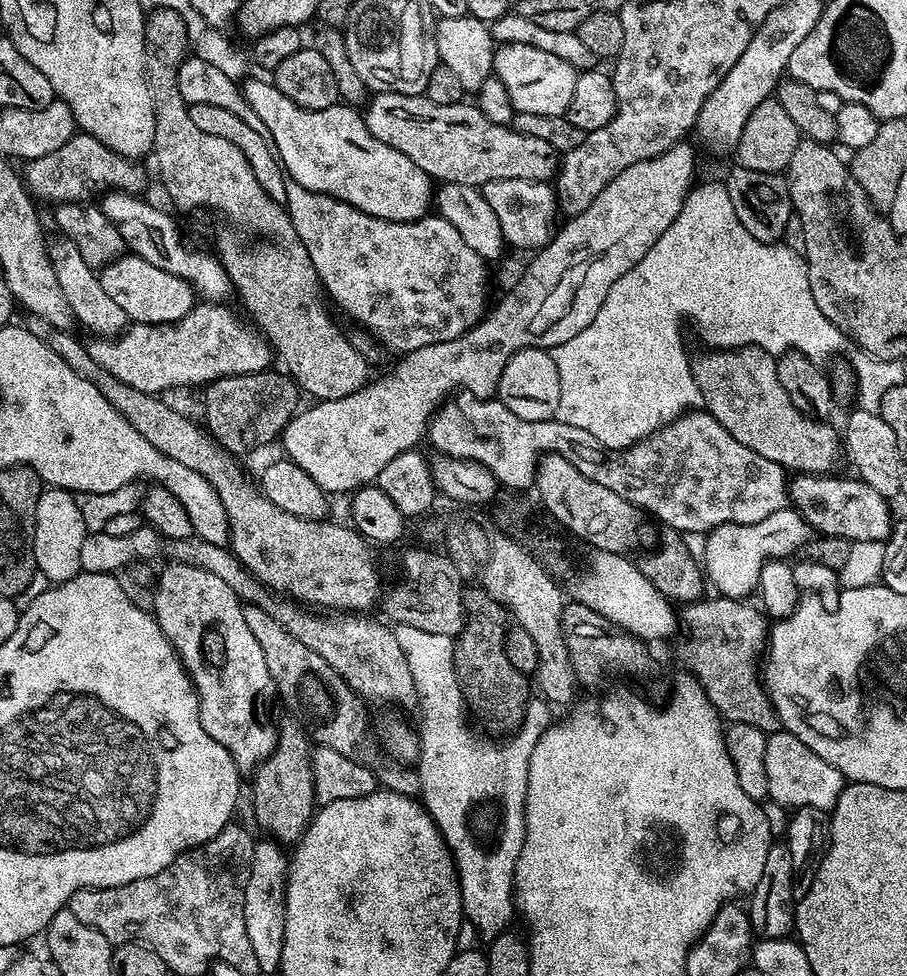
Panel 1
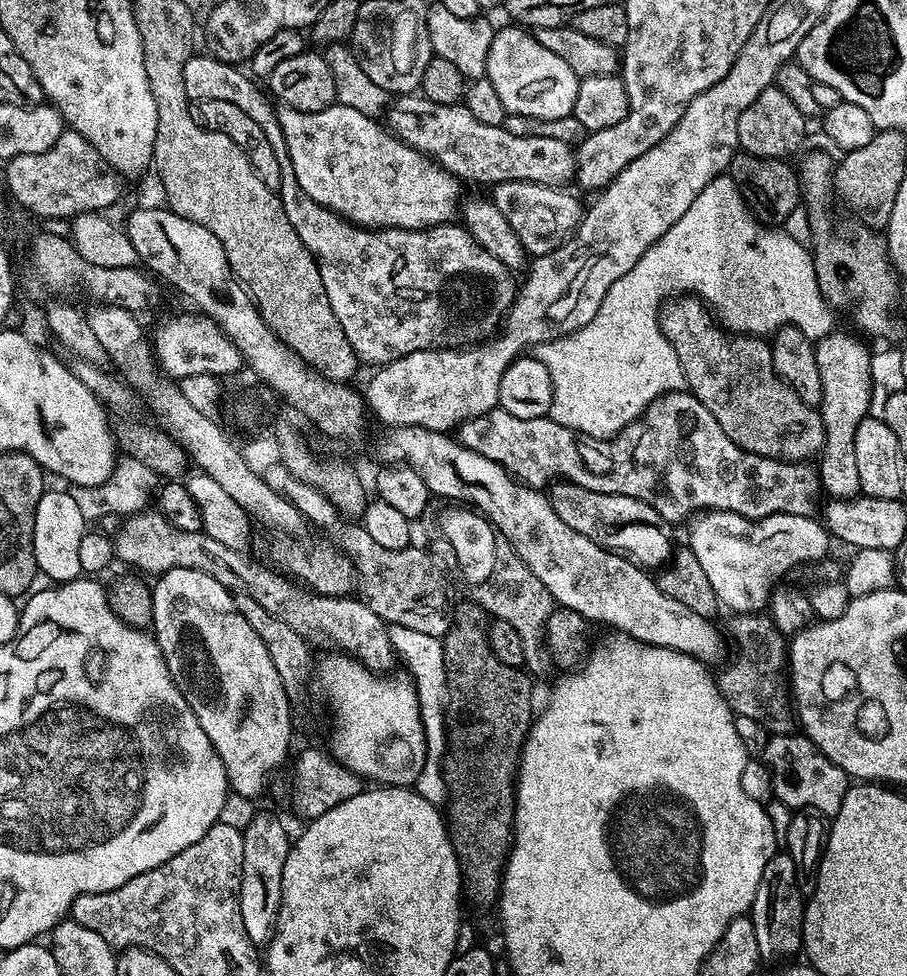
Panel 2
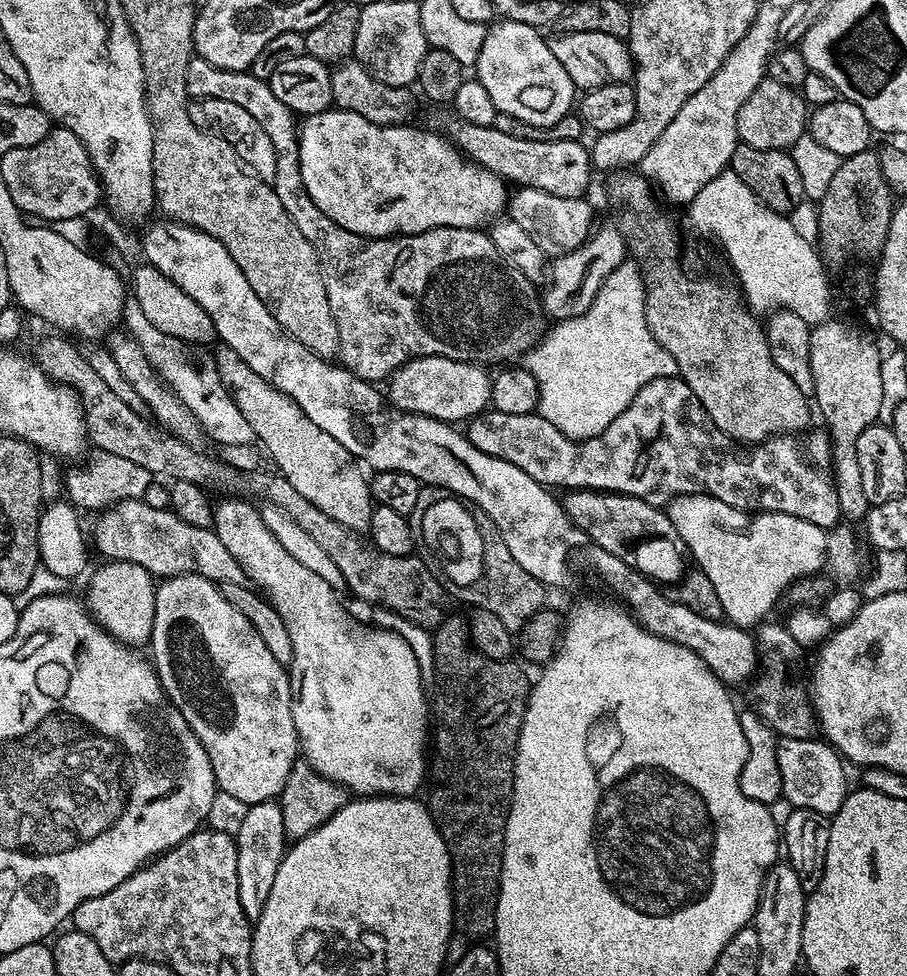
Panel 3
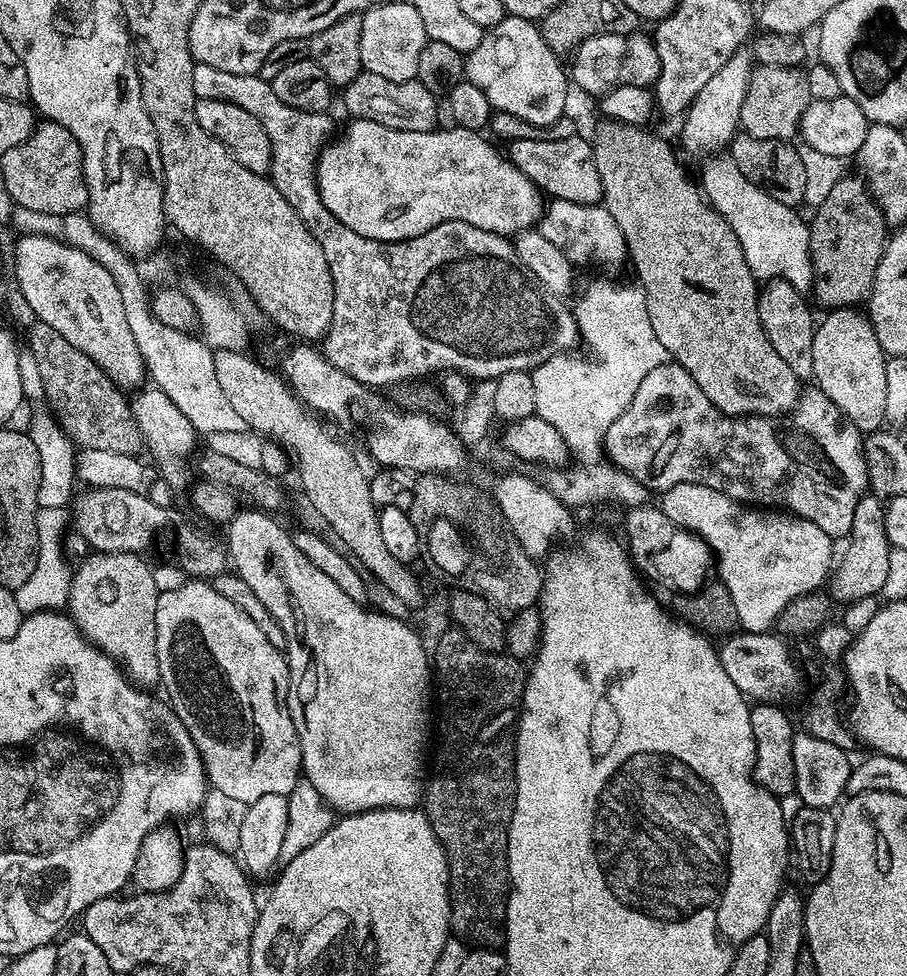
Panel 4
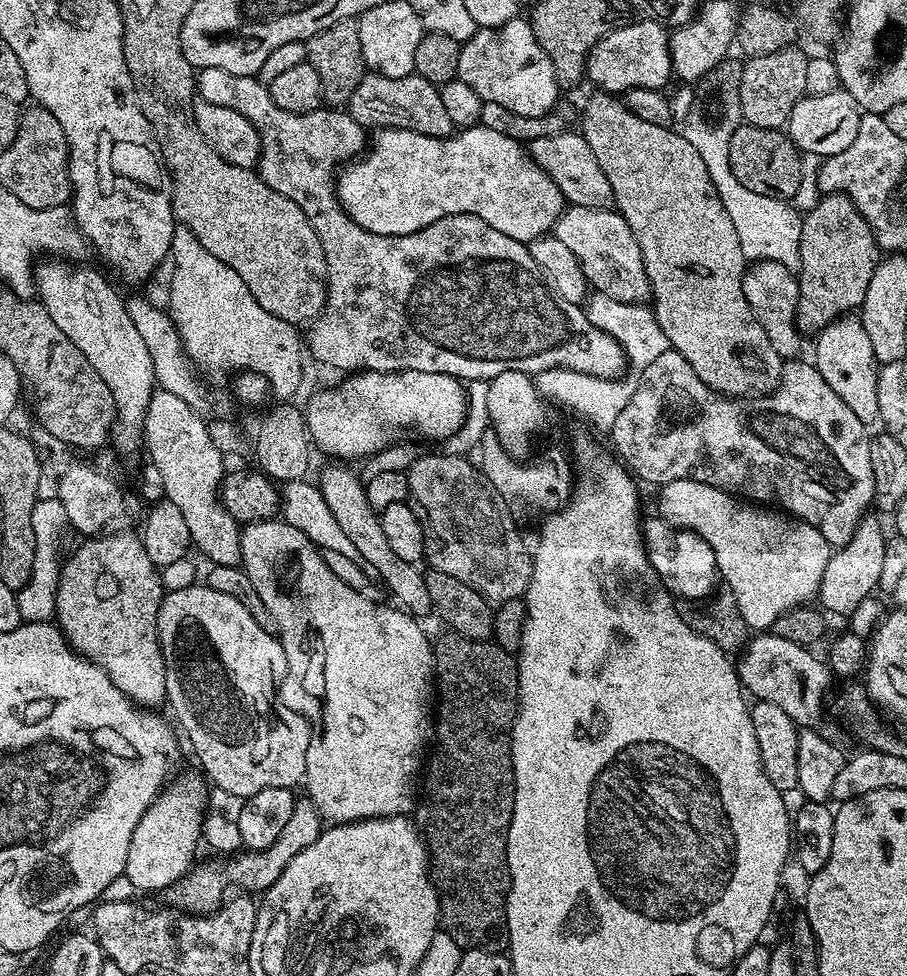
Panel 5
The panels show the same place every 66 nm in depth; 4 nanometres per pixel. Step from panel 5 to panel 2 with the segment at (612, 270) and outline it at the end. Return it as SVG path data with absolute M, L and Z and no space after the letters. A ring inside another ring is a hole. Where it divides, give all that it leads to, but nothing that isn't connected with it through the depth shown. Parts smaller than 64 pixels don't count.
M504 180L491 189L490 199L498 210L502 210L502 218L510 222L510 228L522 242L525 253L535 258L546 254L556 247L575 229L582 215L582 204L563 187L551 188L545 184L535 184L525 180Z

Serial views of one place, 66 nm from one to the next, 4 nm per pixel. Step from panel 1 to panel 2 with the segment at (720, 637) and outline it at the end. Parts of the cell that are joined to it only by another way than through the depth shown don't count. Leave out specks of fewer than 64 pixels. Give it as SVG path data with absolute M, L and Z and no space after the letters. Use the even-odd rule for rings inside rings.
M742 612L729 617L726 636L736 649L732 652L732 661L721 670L720 677L715 677L720 697L736 716L754 718L769 733L791 733L794 722L790 713L790 696L785 685L784 688L780 685L780 664L782 668L786 660L785 637L776 629L775 622L767 614Z

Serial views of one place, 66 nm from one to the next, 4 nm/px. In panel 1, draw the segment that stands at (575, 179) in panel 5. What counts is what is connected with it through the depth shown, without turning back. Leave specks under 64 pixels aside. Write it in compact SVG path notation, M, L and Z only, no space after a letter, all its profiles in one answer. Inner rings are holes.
M377 92L367 101L368 109L362 115L372 134L394 150L402 150L408 158L433 181L446 184L470 184L483 186L498 178L526 178L527 180L551 181L558 171L558 153L543 138L530 138L506 124L495 124L482 114L475 103L439 104L430 102L427 94L407 96L397 92Z

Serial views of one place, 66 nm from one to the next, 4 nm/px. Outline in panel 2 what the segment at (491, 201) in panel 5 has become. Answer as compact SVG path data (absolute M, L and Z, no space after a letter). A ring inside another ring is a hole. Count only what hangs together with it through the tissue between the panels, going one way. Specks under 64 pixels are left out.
M339 102L317 112L303 112L302 110L294 110L284 106L279 109L278 115L280 117L280 129L284 135L282 146L285 146L284 150L294 166L298 186L302 186L302 190L306 190L306 194L310 194L310 198L314 198L319 204L340 213L341 216L352 221L353 224L365 228L432 228L435 224L449 223L455 217L452 216L455 212L457 215L458 205L462 200L462 195L460 196L461 181L453 176L451 172L446 171L437 160L432 160L426 154L411 148L406 142L392 135L379 119L361 114L358 110Z

